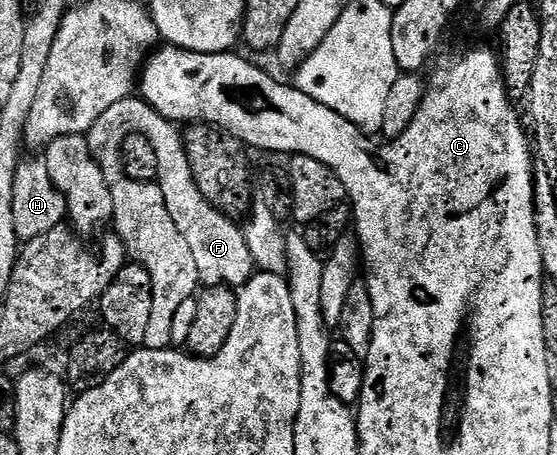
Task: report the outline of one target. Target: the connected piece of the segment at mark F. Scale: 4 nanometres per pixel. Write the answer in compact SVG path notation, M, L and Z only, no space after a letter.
M145 111L129 113L132 132L144 134L144 138L148 138L148 142L152 142L152 147L156 149L157 183L162 185L164 206L168 206L168 214L172 214L176 230L180 230L180 234L184 234L188 241L188 247L196 261L199 281L206 286L241 286L248 283L250 277L255 275L256 267L245 231L239 226L237 228L234 225L237 223L231 217L200 192L200 186L196 184L192 166L188 162L183 129L175 121L164 119L159 112Z

